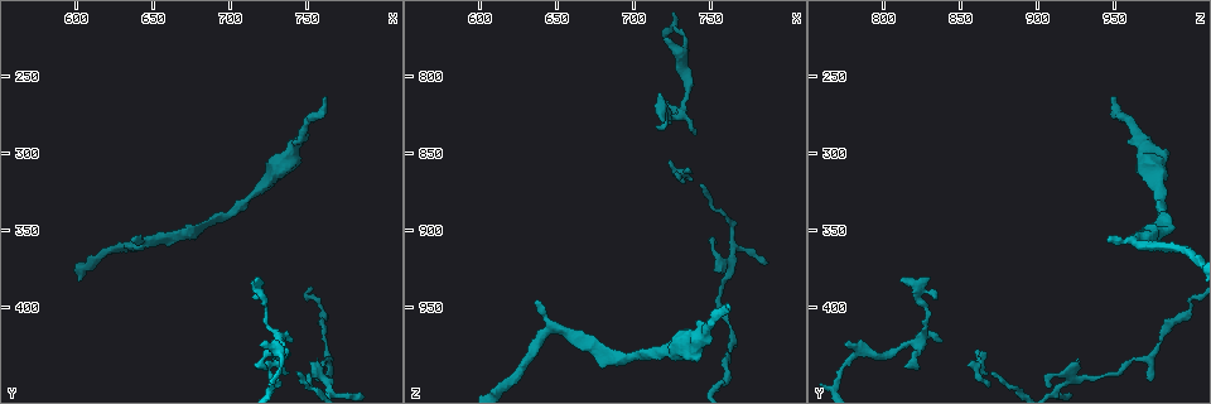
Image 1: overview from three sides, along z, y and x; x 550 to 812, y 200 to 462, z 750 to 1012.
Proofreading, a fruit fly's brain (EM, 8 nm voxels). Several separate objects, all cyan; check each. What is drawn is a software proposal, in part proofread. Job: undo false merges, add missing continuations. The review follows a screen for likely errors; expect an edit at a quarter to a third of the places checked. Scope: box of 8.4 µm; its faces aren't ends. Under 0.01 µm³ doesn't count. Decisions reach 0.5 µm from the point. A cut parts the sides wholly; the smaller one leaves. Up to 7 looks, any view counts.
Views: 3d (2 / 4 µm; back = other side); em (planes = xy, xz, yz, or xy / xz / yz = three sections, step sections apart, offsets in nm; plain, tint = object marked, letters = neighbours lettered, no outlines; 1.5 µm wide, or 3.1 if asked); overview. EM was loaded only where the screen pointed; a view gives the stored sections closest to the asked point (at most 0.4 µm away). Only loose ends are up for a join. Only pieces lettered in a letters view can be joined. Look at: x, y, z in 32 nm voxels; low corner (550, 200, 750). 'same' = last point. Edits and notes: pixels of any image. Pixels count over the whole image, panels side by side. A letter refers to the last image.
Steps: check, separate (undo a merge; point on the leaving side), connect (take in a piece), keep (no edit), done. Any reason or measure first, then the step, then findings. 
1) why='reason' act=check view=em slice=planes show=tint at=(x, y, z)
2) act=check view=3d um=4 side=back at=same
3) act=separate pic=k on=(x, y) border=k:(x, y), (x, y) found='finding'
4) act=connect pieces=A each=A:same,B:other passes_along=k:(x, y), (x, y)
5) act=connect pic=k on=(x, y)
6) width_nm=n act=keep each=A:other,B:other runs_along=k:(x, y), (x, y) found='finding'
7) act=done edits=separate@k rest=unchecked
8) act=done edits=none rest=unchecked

why='free end' act=check view=em slice=xz step=8 show=tint at=(714, 394, 834)

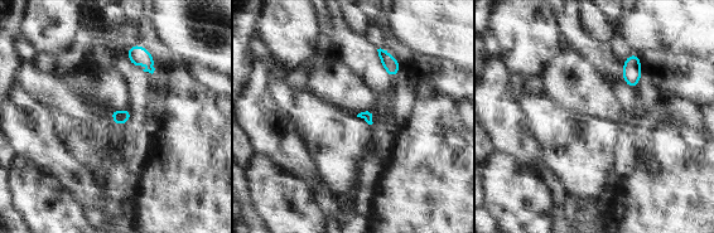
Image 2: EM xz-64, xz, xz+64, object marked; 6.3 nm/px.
act=check view=em slice=planes show=letters at=same

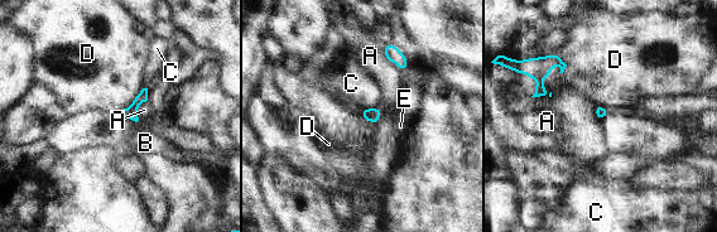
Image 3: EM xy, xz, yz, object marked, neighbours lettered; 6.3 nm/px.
width_nm=70 act=keep each=A:other,B:other,C:other,D:other,E:other border=3:(143, 88), (131, 104), (120, 112) found='none of them fits'

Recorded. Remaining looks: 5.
why='calibre changes' act=check view=em slice=planes show=letters at=(728, 318, 976)

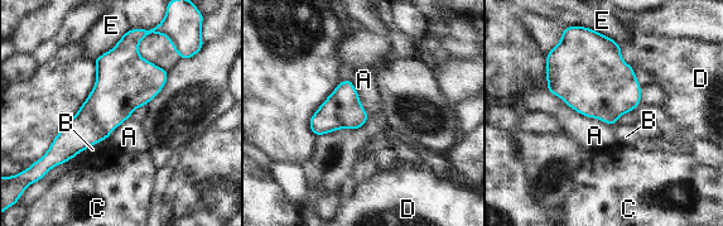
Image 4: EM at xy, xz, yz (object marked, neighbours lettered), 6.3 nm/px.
width_nm=240 act=keep each=A:other,B:other,C:other,D:other,E:other border=4:(545, 87), (578, 112), (613, 125) found='continuous, no second neuron'

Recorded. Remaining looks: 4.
why='narrows sharply' act=check view=em slice=yz step=8 show=tint at=(764, 422, 978)

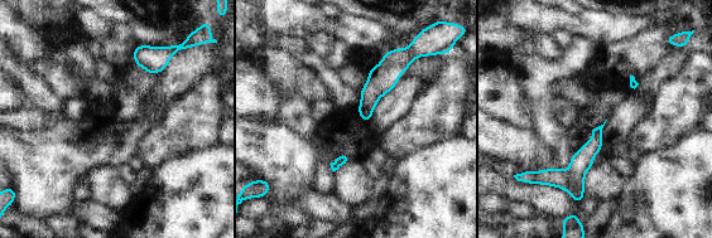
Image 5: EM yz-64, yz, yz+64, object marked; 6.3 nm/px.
act=check view=em slice=yz step=8 show=letters at=same

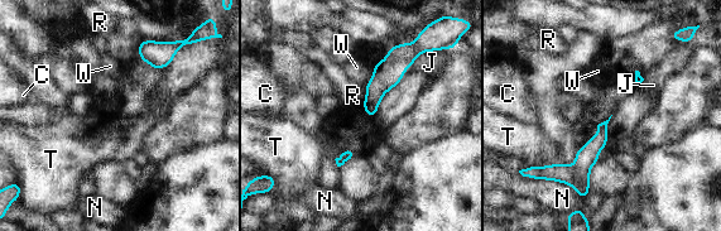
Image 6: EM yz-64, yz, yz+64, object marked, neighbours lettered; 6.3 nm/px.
act=keep each=C:other,J:other,N:other,R:other,T:other,W:other runs_along=6:(604, 125), (572, 169), (551, 168) found='one neuron here'

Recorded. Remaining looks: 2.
act=done edits=none rest=unchecked

